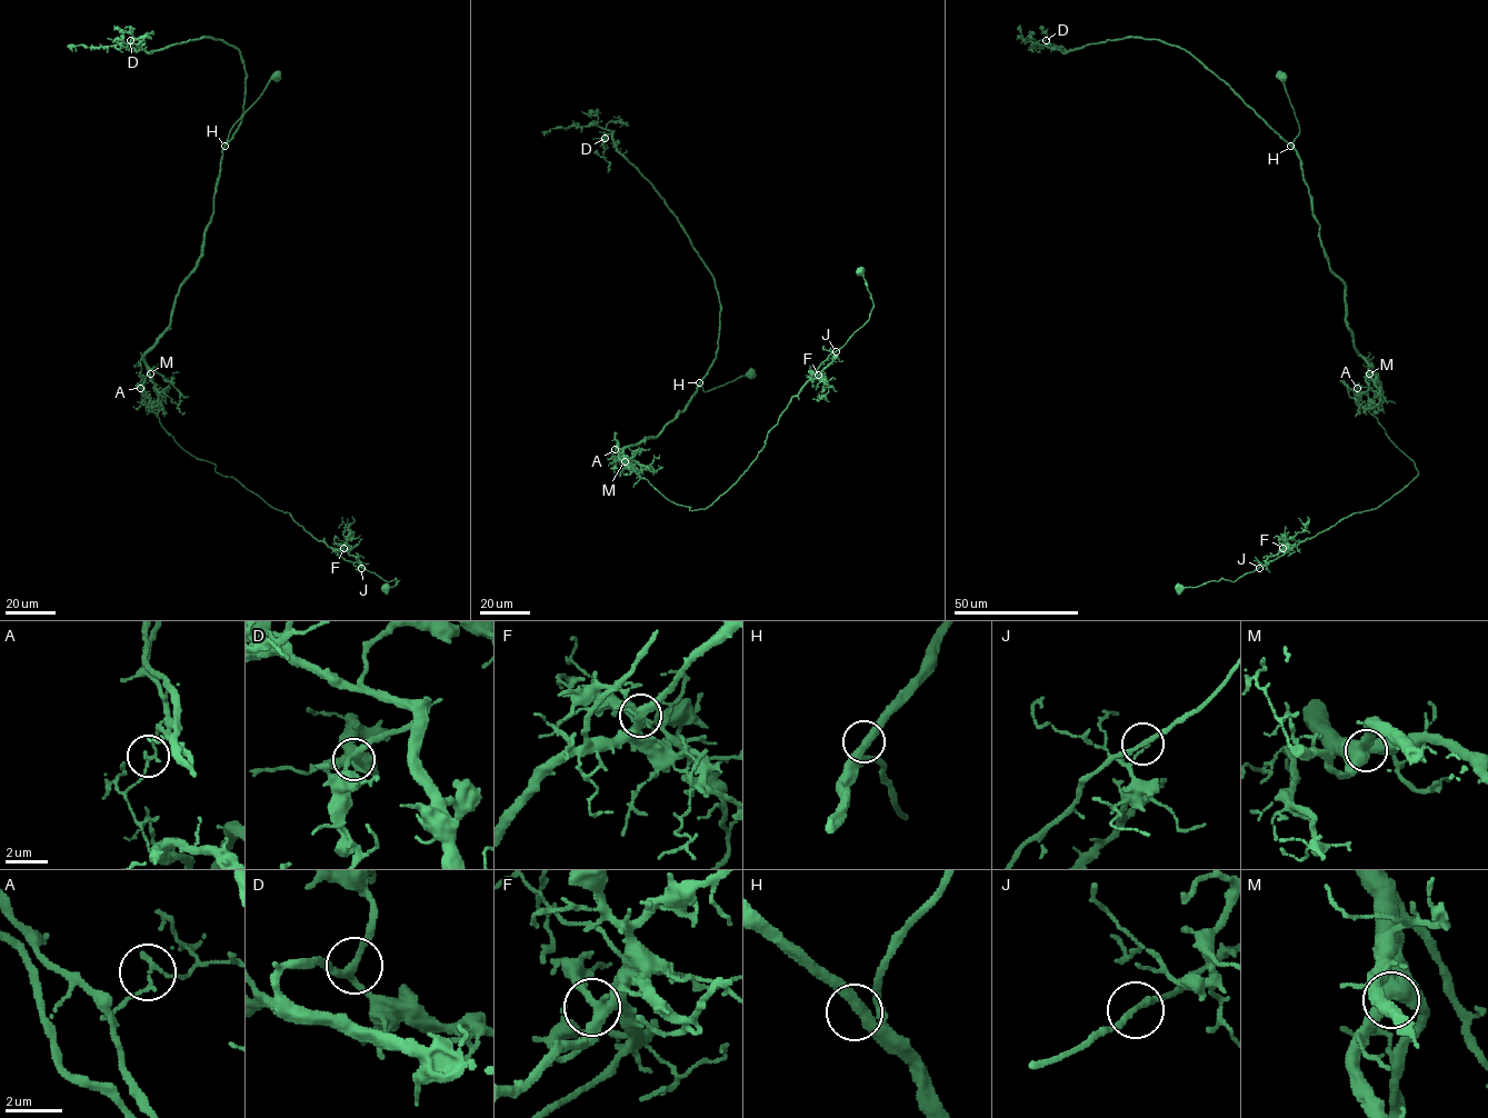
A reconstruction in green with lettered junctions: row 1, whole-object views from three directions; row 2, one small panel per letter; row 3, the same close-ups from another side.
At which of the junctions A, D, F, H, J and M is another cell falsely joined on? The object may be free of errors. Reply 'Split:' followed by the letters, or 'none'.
Split: A

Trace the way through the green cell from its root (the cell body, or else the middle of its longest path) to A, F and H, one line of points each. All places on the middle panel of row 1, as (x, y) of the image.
A: (750, 373), (706, 391), (699, 385), (686, 408), (656, 437), (620, 451), (621, 463), (615, 459), (615, 449)
F: (750, 373), (706, 391), (699, 385), (656, 437), (623, 447), (617, 460), (670, 501), (707, 508), (818, 375)
H: (750, 373), (706, 391), (699, 382)

